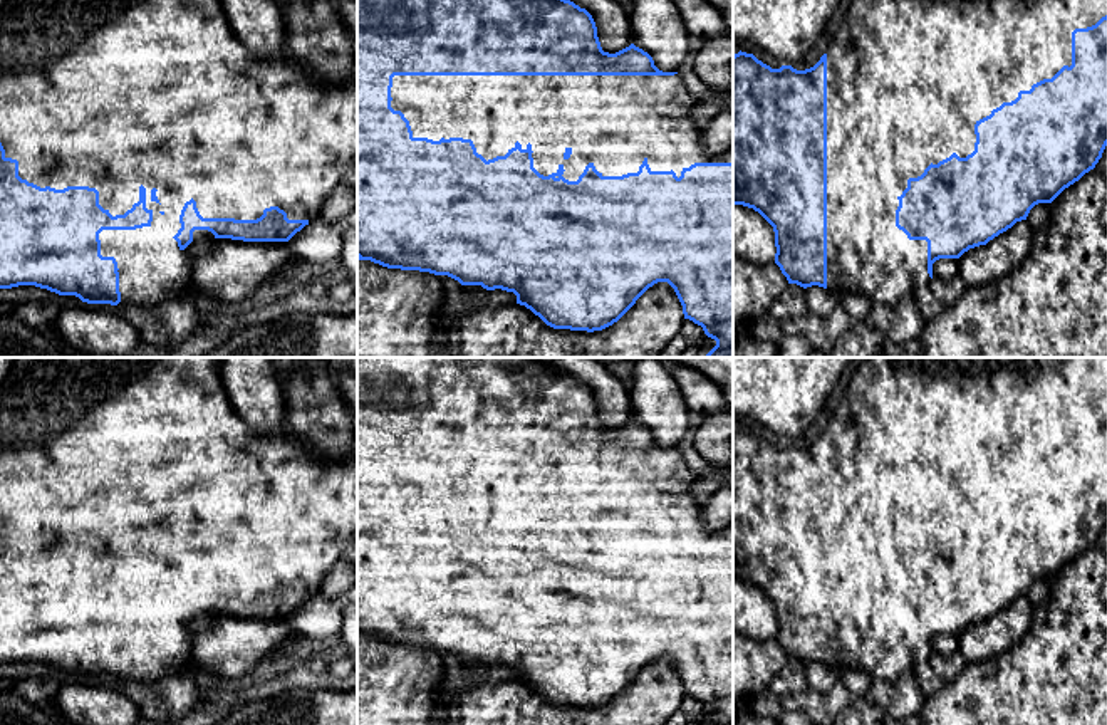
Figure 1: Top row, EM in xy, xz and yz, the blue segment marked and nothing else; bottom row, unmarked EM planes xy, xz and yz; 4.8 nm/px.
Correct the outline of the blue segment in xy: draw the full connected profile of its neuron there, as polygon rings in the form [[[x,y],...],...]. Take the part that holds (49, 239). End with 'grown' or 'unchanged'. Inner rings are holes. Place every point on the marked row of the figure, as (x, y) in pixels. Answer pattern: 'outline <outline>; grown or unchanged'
outline [[[7,0],[0,7],[0,289],[35,285],[59,295],[75,295],[87,304],[156,304],[191,290],[190,245],[200,238],[287,243],[315,220],[330,193],[346,185],[357,191],[357,81],[325,86],[290,54],[258,57],[240,44],[221,0]]]; grown

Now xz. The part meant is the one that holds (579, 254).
outline [[[357,0],[357,258],[387,269],[448,275],[461,285],[513,292],[517,304],[530,309],[547,326],[587,332],[612,326],[649,287],[668,282],[683,305],[684,319],[701,326],[716,341],[706,357],[733,357],[733,148],[720,154],[708,153],[703,131],[693,121],[696,104],[698,99],[688,92],[678,72],[659,70],[652,57],[634,44],[616,54],[604,52],[592,15],[570,0]]]; grown

